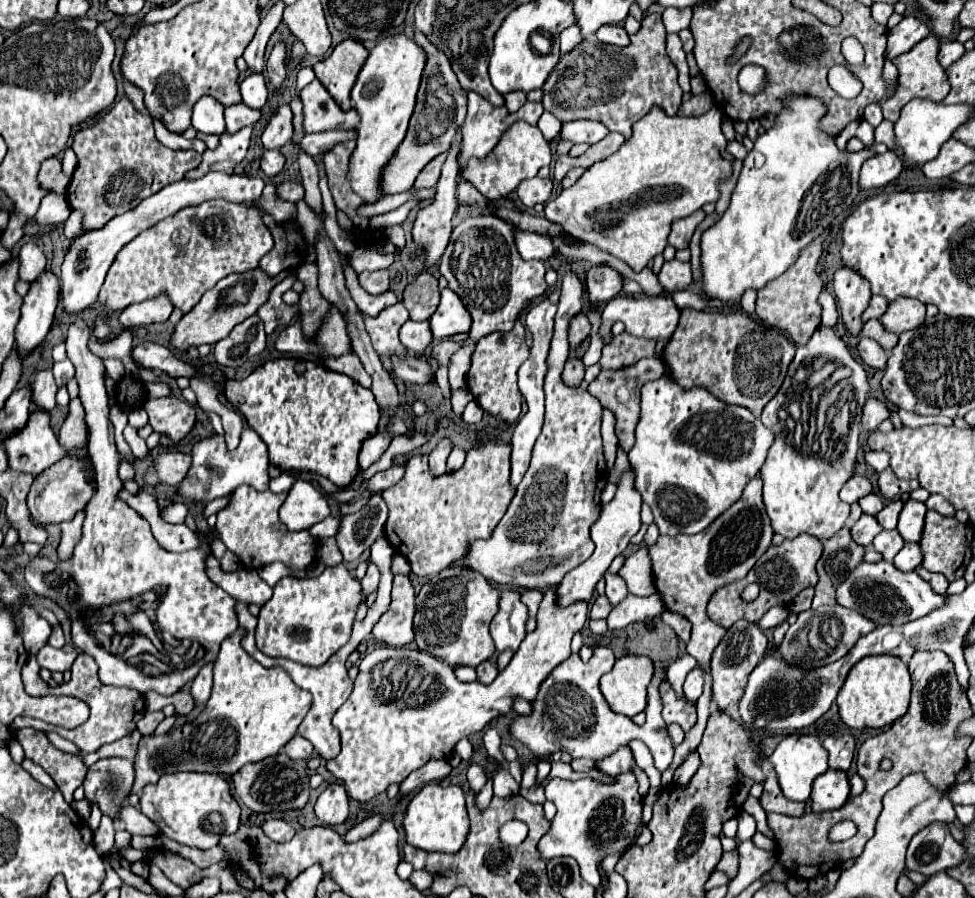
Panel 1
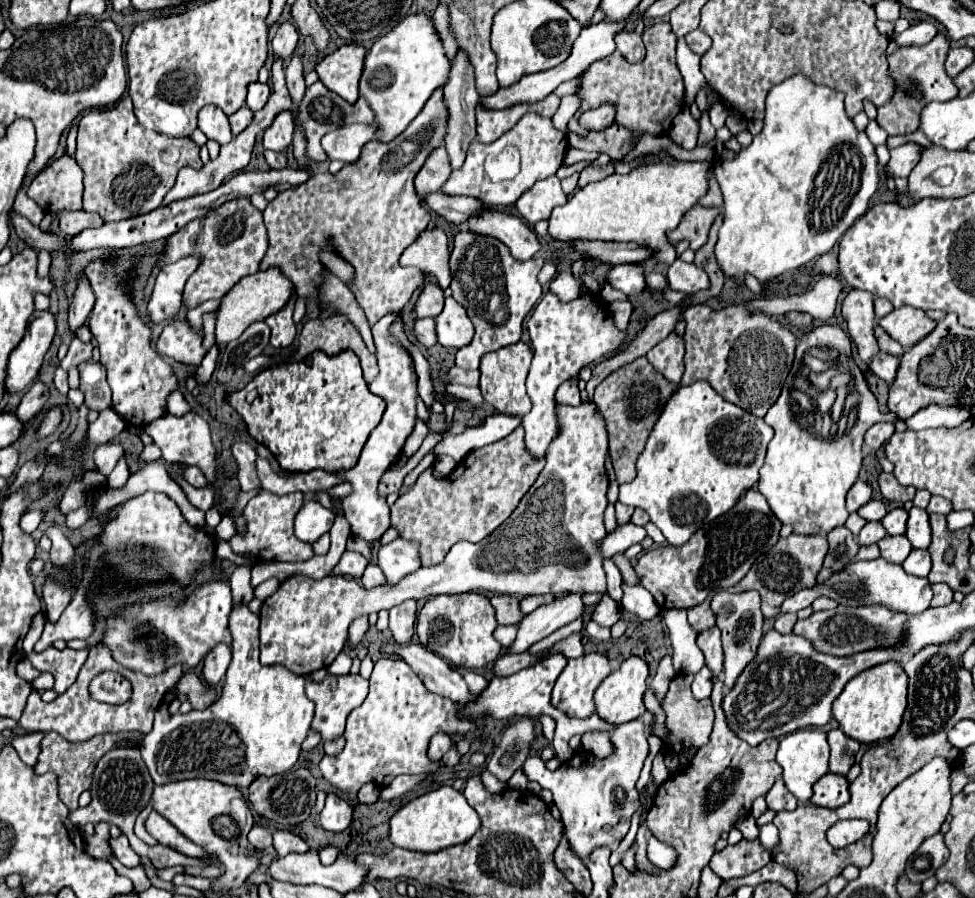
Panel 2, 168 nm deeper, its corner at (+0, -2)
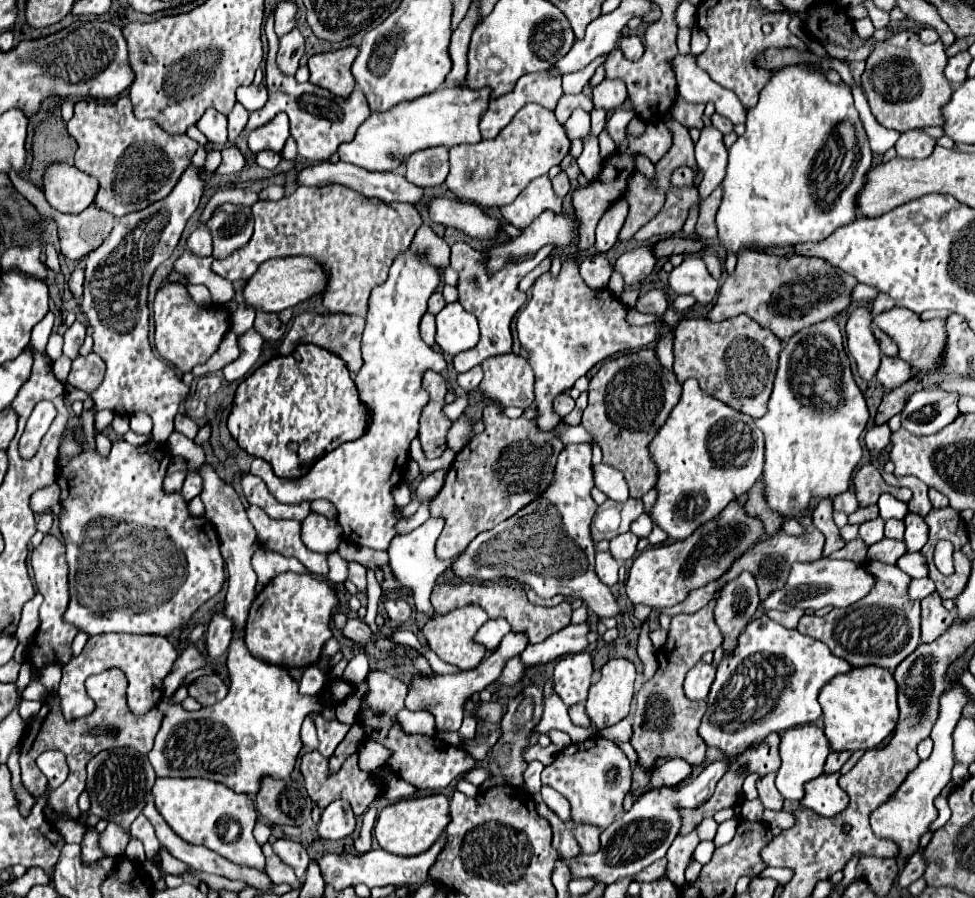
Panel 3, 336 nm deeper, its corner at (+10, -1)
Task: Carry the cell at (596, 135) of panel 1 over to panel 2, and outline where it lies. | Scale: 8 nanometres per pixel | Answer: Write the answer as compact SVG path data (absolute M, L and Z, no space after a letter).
M601 104L597 108L589 108L587 112L583 112L579 122L589 130L603 130L609 124L613 124L615 112L617 112L615 104Z

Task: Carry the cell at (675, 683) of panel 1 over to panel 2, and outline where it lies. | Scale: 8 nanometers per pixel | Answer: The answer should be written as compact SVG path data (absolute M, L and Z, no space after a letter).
M663 610L663 620L669 628L673 646L673 666L677 672L695 674L705 666L705 656L697 648L697 632L687 624L685 610Z

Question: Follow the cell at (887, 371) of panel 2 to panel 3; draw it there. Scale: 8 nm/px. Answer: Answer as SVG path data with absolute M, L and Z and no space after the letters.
M881 357L881 365L875 377L889 391L905 383L909 377L913 377L913 373L911 373L911 365L905 363L901 357Z

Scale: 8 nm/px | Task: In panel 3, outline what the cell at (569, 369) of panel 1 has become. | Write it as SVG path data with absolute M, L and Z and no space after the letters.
M561 393L561 395L555 397L553 407L555 407L555 413L557 413L559 417L565 417L565 415L575 407L575 401L573 401L573 397L571 397L569 393Z

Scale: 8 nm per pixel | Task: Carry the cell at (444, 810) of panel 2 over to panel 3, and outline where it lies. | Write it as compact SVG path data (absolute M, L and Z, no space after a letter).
M443 793L417 797L417 799L403 799L393 805L387 805L377 821L375 821L375 837L377 843L395 855L419 855L427 851L439 835L443 835L445 827L449 823L449 799Z

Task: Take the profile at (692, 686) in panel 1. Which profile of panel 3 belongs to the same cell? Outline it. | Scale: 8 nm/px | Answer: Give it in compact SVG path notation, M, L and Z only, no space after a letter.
M699 661L685 677L683 691L685 691L687 699L705 699L713 679L715 679L715 667Z

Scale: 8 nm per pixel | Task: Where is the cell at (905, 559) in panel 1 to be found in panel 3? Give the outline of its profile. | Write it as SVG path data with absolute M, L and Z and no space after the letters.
M905 553L899 557L897 567L905 571L909 577L927 577L927 561L921 553Z

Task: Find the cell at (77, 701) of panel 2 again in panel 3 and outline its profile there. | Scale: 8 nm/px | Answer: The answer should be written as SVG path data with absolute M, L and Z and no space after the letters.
M103 633L103 635L93 635L89 637L83 653L75 659L71 659L67 665L63 665L63 677L59 685L59 705L63 711L63 717L67 721L75 721L79 717L91 715L91 709L95 709L95 703L91 697L85 693L85 679L101 667L119 667L125 677L129 679L129 693L127 693L127 705L129 711L135 717L143 717L151 707L157 705L157 701L163 697L163 675L171 671L173 663L177 659L175 645L169 643L165 637L159 635L133 635L133 633Z

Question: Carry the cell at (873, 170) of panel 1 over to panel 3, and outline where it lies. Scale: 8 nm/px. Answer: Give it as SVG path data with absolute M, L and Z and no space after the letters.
M919 129L901 133L899 141L895 143L897 157L903 157L903 159L923 159L933 151L933 147L935 147L935 139L925 135Z

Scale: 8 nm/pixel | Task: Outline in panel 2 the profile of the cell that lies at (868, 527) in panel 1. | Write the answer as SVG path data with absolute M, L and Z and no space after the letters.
M867 522L861 530L861 534L857 536L857 540L859 540L859 544L875 544L885 536L887 536L887 532L881 522Z

